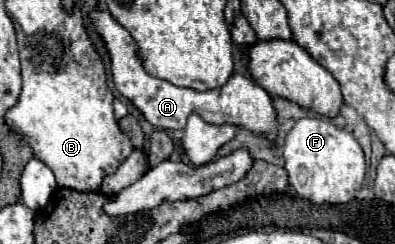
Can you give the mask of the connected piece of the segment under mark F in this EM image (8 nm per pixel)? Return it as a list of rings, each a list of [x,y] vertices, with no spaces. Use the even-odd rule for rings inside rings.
[[[300,118],[284,142],[284,168],[300,198],[314,204],[346,204],[354,198],[366,176],[364,152],[344,128],[324,118]]]

